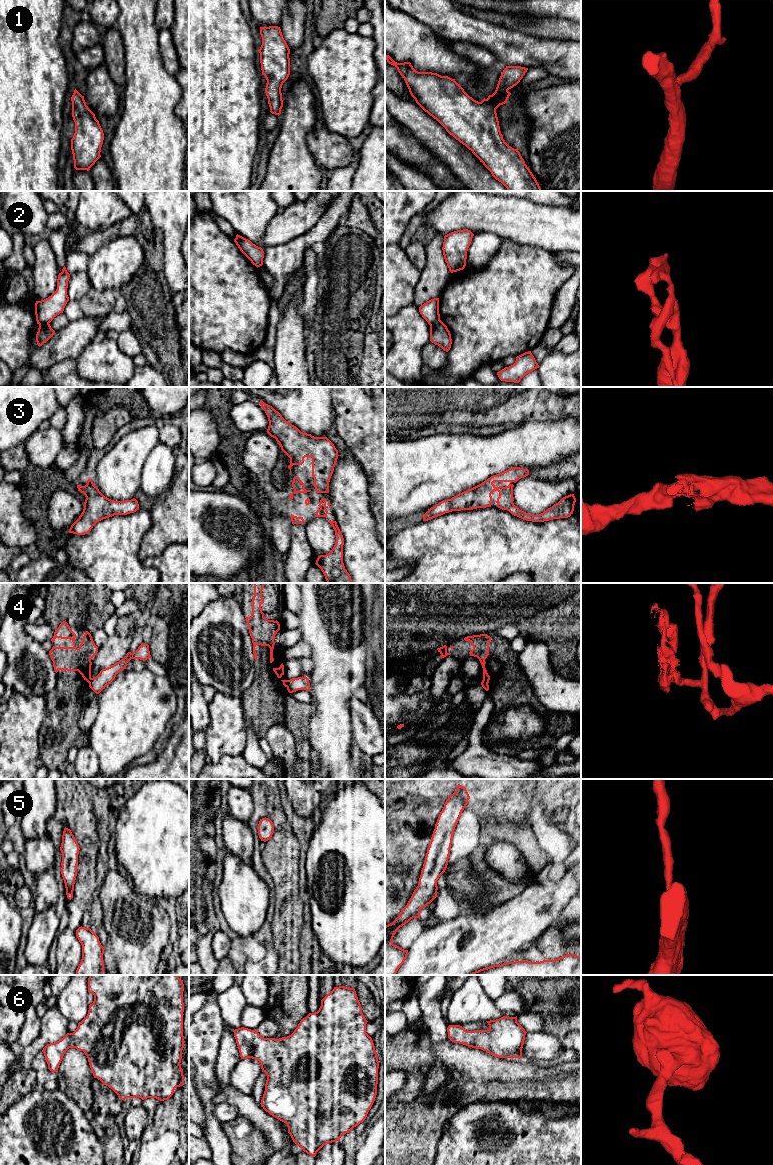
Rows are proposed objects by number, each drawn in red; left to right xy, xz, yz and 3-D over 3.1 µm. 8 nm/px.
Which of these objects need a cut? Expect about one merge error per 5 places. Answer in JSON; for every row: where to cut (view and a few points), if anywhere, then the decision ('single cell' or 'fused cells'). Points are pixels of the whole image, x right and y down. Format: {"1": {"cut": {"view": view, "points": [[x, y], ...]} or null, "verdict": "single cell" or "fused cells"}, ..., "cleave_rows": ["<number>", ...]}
{"1": {"cut": null, "verdict": "single cell"}, "2": {"cut": {"view": "xy", "points": [[48, 323], [39, 325]]}, "verdict": "fused cells"}, "3": {"cut": null, "verdict": "single cell"}, "4": {"cut": {"view": "yz", "points": [[483, 679], [488, 682]]}, "verdict": "fused cells"}, "5": {"cut": null, "verdict": "single cell"}, "6": {"cut": null, "verdict": "single cell"}, "cleave_rows": ["2", "4"]}

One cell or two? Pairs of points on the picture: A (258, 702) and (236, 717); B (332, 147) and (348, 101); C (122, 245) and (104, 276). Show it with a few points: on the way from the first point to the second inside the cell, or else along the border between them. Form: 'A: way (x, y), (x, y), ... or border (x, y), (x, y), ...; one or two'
A: border (240, 697), (243, 704); two
B: border (323, 122), (328, 129), (347, 138); two
C: way (122, 253), (122, 256), (110, 268); one

